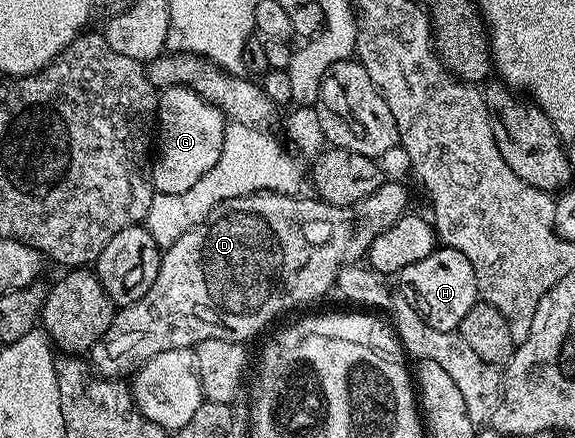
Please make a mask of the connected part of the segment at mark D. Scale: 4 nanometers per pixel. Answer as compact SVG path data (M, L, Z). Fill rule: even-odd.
M392 181L384 182L370 193L370 197L351 207L330 205L319 197L302 198L266 191L220 203L203 223L163 250L158 276L150 292L130 306L117 310L104 336L92 347L91 366L101 376L119 380L135 375L150 357L170 349L192 349L207 339L247 344L248 339L268 326L271 328L271 323L287 311L308 307L318 302L328 290L331 292L340 270L363 260L374 237L409 210L407 189Z

